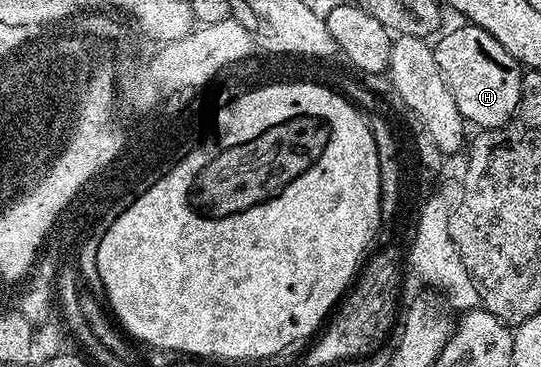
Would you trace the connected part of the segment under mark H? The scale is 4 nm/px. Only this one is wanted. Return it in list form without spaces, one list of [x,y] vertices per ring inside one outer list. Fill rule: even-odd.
[[[463,23],[460,26],[460,29],[445,34],[439,42],[434,42],[437,67],[441,67],[445,83],[453,99],[457,99],[457,111],[461,111],[464,122],[471,124],[472,121],[473,124],[479,125],[475,127],[480,130],[495,129],[498,125],[505,124],[515,114],[523,86],[524,70],[519,62],[513,59],[513,55],[509,55],[509,51],[505,51],[505,47],[501,47],[501,43],[493,39],[493,35],[489,35],[489,31],[470,23]]]

